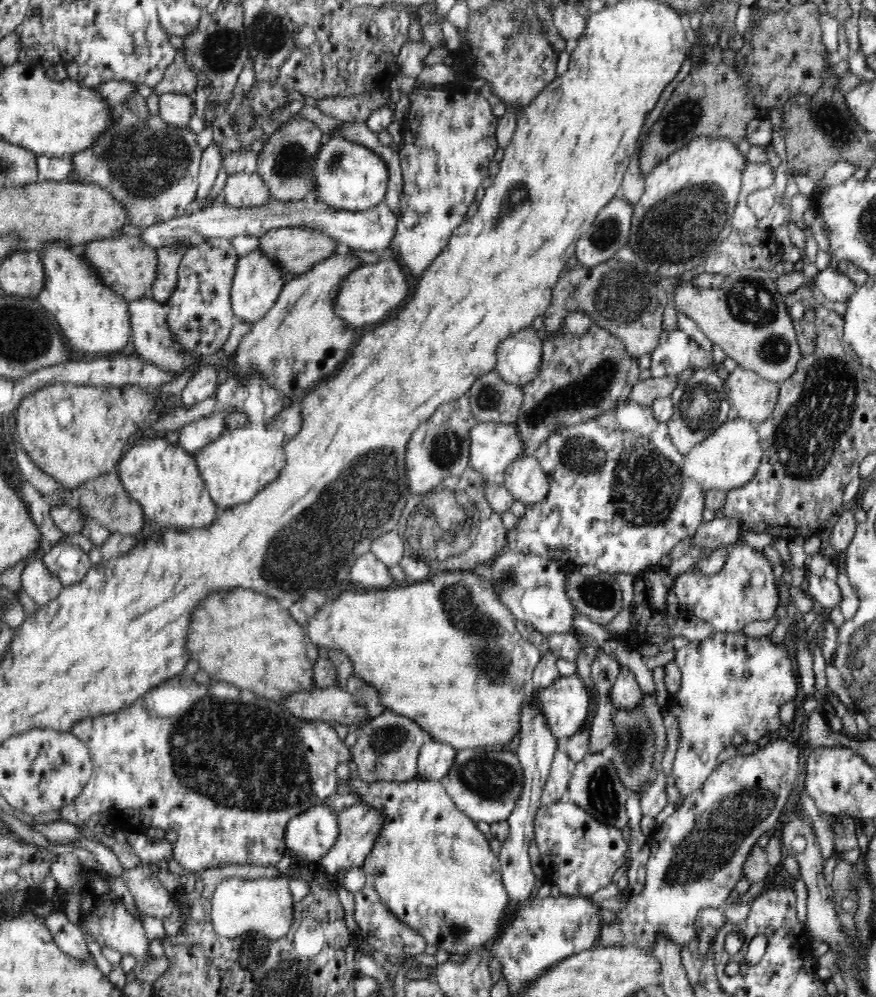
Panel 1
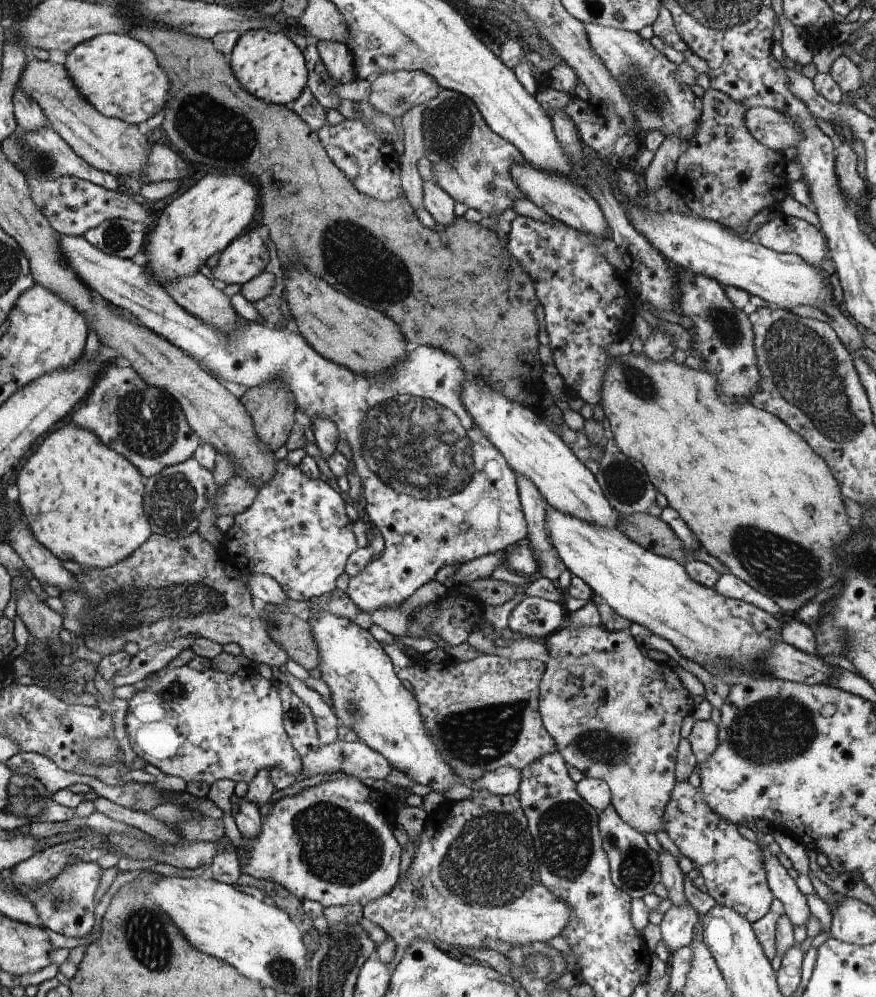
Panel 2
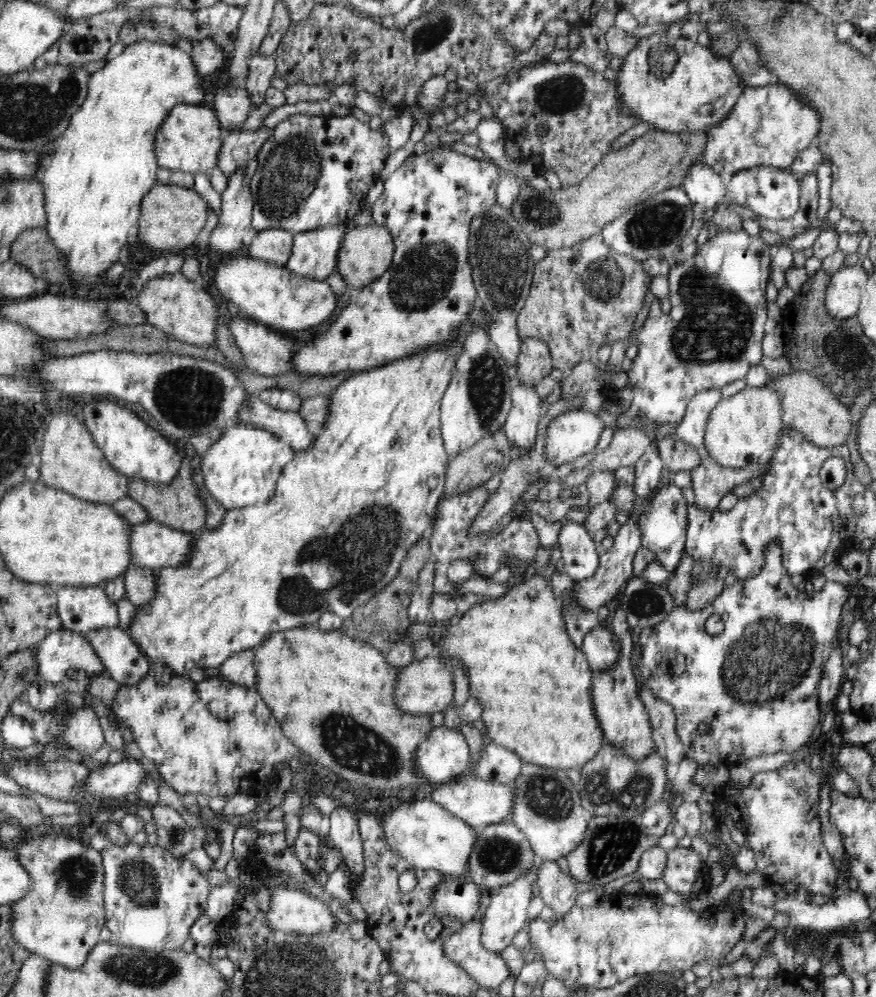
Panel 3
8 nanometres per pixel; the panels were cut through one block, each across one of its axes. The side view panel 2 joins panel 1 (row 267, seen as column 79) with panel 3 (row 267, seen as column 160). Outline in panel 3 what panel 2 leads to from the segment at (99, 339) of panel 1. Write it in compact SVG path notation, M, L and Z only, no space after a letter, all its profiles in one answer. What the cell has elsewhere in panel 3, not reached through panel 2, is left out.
M146 39L126 45L120 56L90 75L86 100L59 136L41 179L46 214L44 230L48 240L64 255L64 266L72 270L80 288L90 290L100 272L119 260L127 238L135 232L144 196L158 183L159 166L153 138L156 130L176 104L200 105L204 102L202 81L190 52L170 43Z

